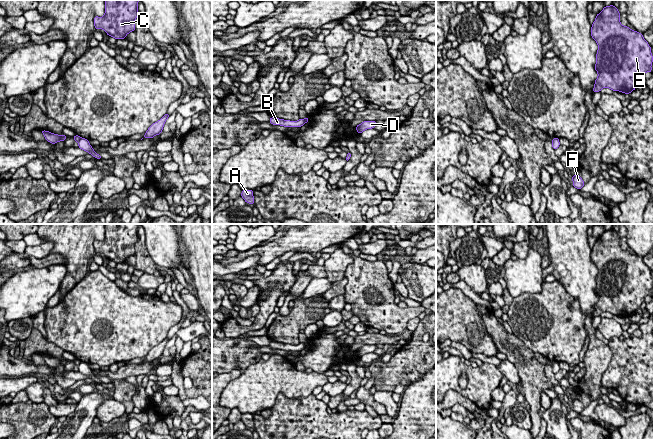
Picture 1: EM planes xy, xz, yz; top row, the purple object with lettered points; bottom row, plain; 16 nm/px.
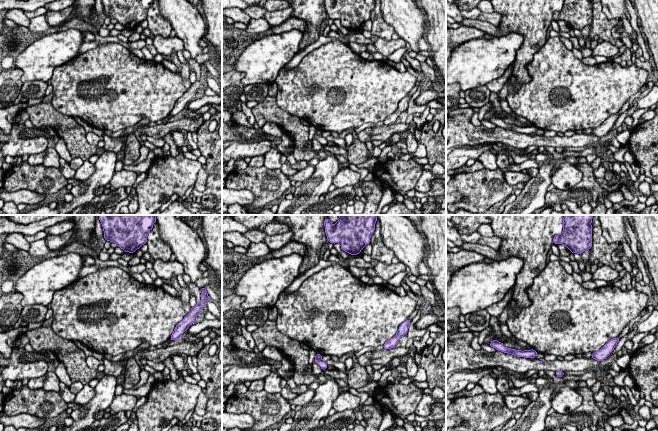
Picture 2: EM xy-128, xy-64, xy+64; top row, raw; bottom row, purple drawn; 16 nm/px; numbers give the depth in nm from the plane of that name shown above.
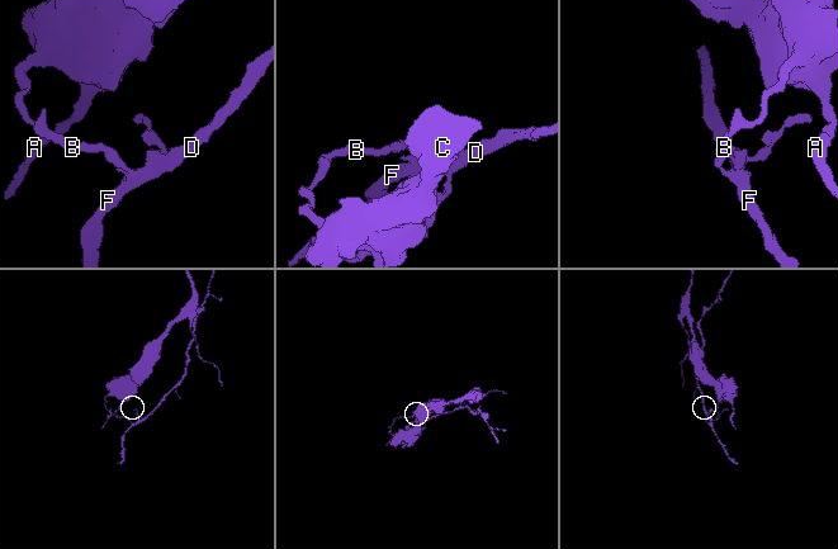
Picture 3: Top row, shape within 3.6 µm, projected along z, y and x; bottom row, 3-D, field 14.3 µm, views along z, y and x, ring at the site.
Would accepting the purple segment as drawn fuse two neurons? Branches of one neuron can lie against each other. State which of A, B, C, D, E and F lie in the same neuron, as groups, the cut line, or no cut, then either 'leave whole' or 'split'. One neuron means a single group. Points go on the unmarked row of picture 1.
A B C E / D F; cut in xy along (81, 362), (78, 366); split

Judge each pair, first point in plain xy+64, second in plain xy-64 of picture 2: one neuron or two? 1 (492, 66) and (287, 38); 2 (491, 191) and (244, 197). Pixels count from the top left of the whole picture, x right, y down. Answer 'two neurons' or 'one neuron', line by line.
1: one neuron
2: two neurons

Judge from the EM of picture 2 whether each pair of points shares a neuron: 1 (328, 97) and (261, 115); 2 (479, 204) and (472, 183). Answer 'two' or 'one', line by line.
1: two
2: one

